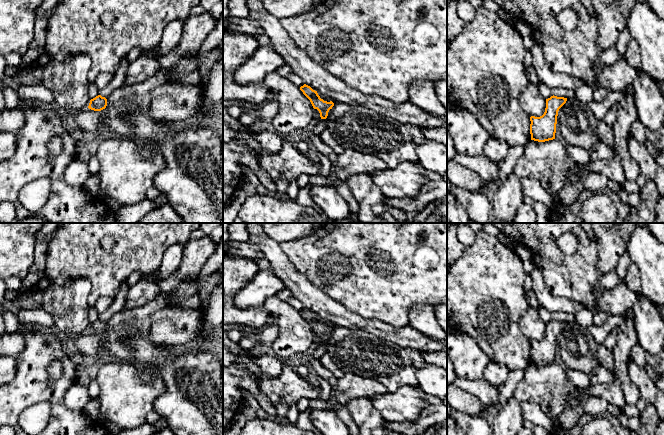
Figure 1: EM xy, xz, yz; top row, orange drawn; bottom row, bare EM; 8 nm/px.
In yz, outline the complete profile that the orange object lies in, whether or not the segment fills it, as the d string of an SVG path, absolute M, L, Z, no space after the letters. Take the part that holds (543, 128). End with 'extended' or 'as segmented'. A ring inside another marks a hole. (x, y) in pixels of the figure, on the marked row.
M554 95L546 99L544 114L540 117L530 117L531 140L545 142L555 139L558 111L566 101L567 98Z | as segmented

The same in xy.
M101 95L90 100L88 108L94 111L101 111L107 106L107 99Z | as segmented

